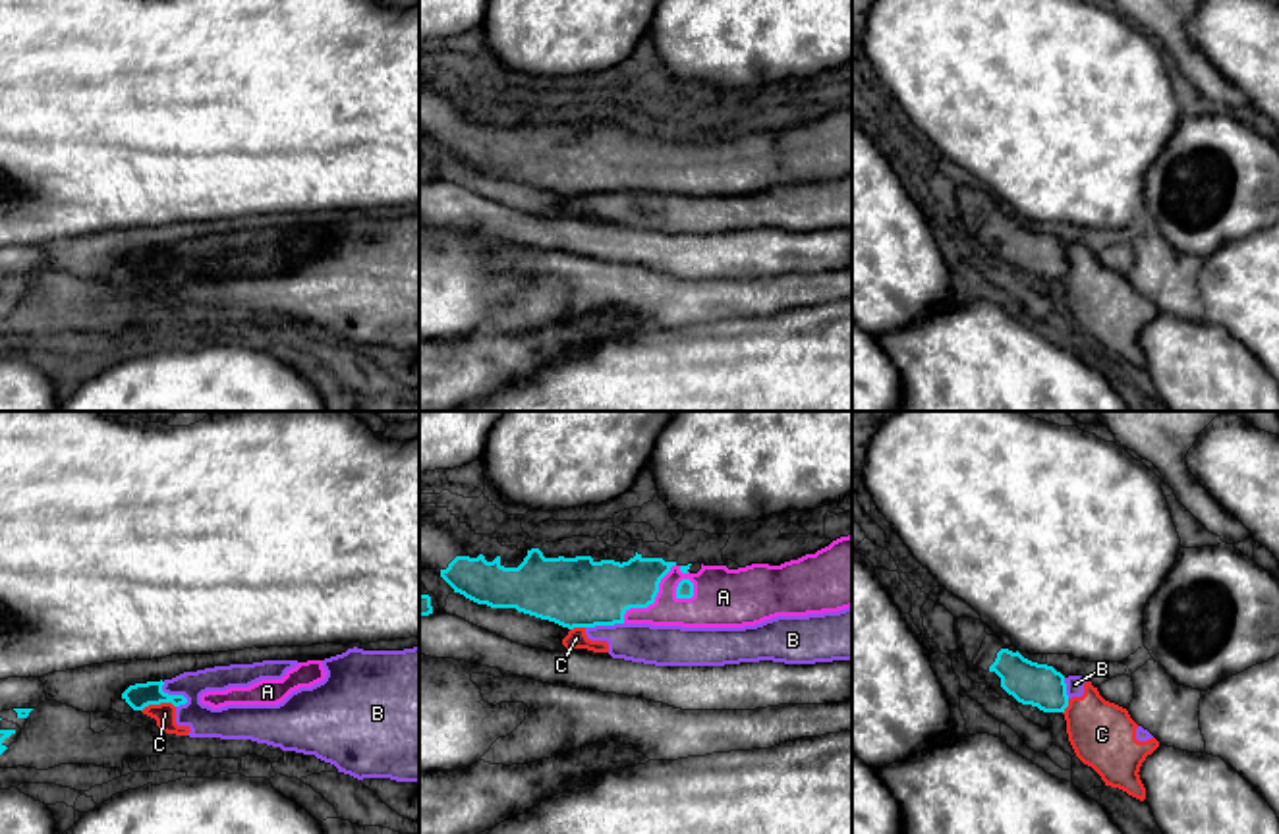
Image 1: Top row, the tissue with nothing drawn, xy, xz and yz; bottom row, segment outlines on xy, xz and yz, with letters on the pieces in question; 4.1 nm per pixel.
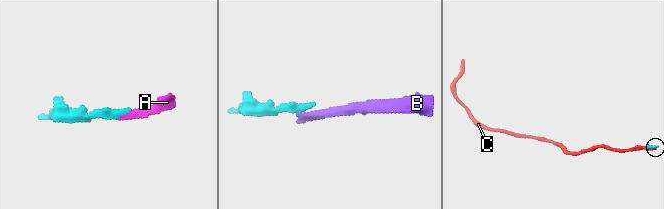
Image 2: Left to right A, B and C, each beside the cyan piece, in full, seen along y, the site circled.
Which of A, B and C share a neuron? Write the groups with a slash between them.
A / B C

